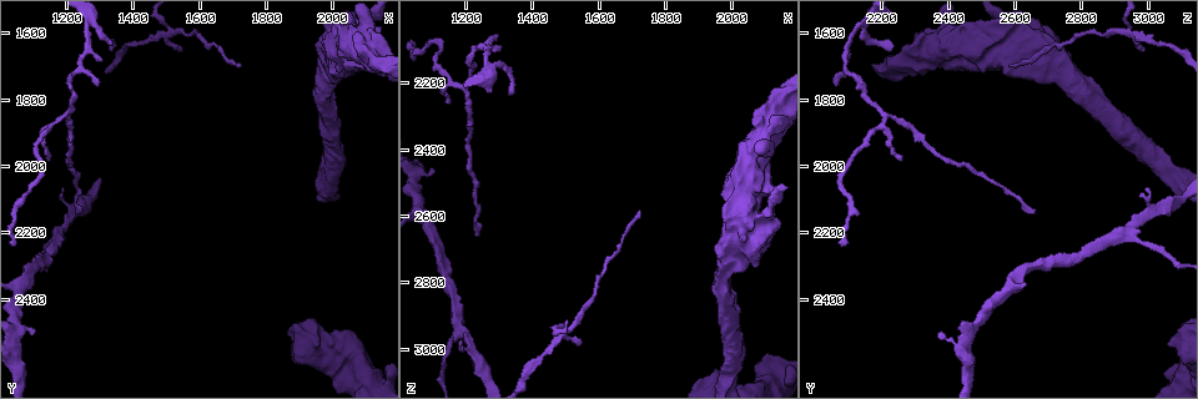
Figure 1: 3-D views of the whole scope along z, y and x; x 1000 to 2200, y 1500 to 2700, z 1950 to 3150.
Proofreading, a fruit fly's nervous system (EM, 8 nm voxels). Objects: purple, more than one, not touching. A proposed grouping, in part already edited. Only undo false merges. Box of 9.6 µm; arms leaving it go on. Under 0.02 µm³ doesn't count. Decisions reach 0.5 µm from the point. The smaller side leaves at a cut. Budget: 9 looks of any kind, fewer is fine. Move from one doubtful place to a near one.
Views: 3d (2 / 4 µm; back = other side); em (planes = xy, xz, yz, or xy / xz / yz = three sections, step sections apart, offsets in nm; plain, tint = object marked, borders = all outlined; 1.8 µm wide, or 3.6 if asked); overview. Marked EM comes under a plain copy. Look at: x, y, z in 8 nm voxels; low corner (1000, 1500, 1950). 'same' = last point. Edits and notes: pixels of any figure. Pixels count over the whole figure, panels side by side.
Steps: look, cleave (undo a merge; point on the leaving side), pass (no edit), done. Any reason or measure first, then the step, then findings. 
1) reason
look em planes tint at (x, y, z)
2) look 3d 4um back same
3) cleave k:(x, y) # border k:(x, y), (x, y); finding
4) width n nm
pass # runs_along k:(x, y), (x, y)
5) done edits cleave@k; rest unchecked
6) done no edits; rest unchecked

two arms in line, one across
look em xy step 4 tint at (1210, 1840, 2200)

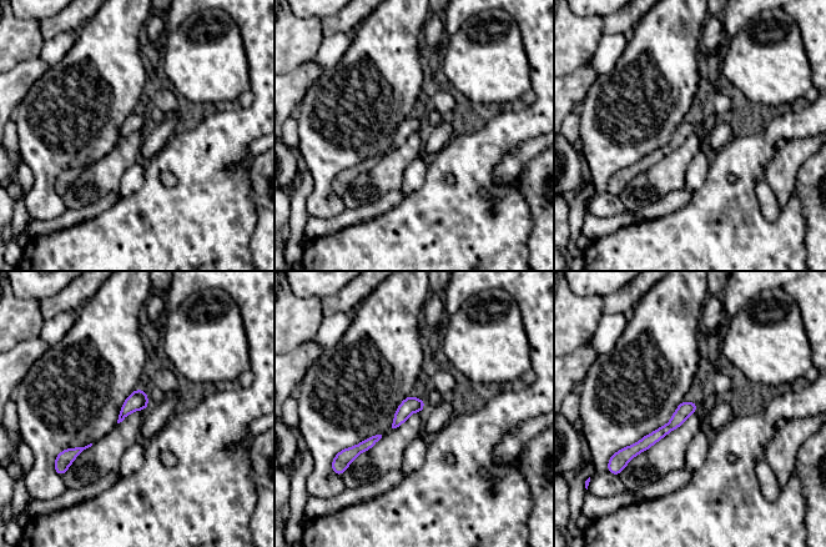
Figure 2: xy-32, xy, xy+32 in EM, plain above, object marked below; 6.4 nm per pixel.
width 100 nm
pass # runs_along 2:(694, 406), (631, 451); all the same neuron

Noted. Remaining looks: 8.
abrupt turn
look 3d 4um back at (2040, 1600, 2430)

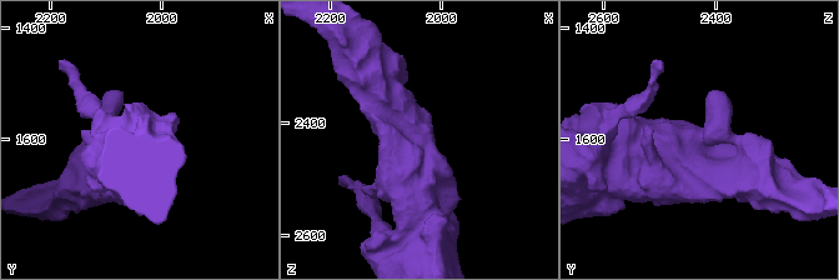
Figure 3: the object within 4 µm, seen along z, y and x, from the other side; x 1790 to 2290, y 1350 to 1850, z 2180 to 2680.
now the EM
look em xy step 16 tint at (2045, 1600, 2430)

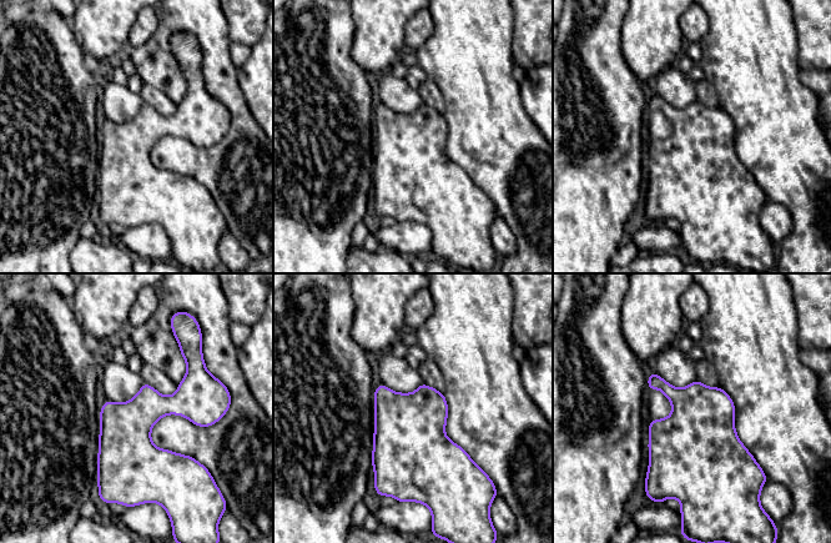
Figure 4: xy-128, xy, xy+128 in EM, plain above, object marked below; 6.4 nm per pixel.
cut it another way
look em planes tint same

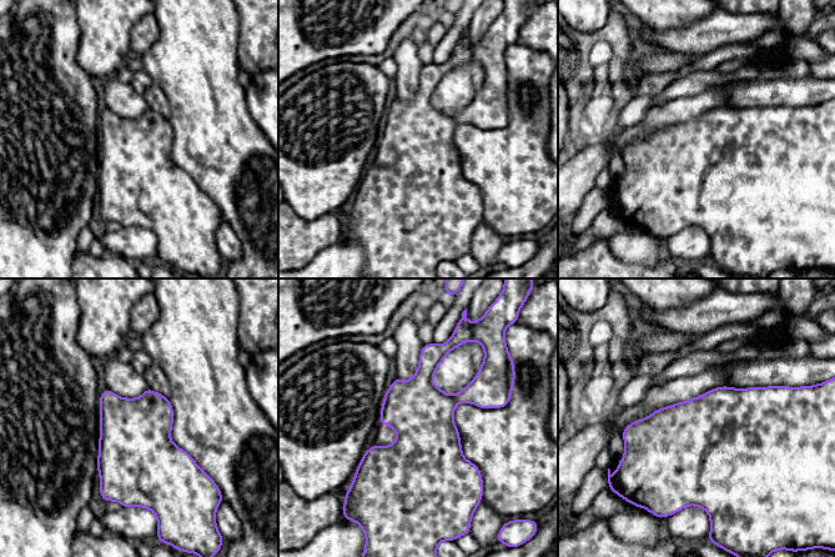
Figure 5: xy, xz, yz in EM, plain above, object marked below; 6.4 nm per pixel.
pass # all the same neuron

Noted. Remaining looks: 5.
look em planes tint at (1500, 1610, 2960)

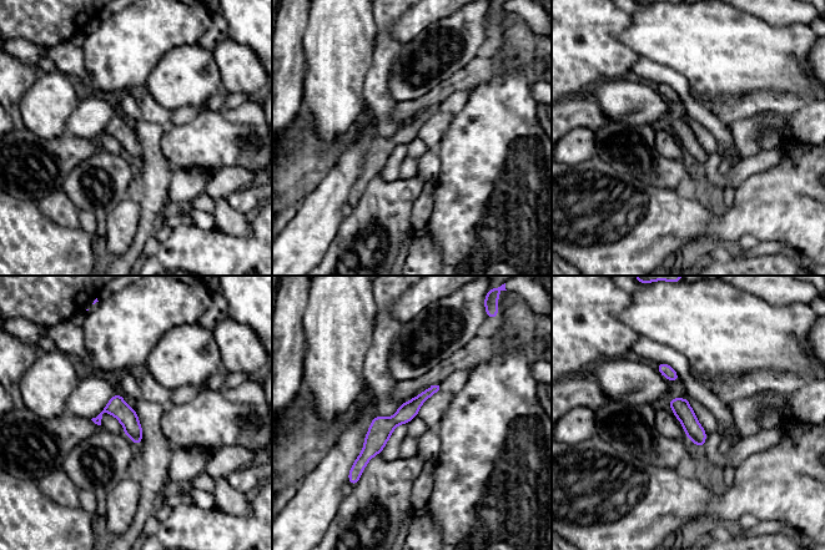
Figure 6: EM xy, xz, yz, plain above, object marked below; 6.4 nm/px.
width 120 nm
pass # all the same neuron

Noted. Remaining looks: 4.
three-way junction
look em yz step 8 tint at (1190, 2180, 2950)

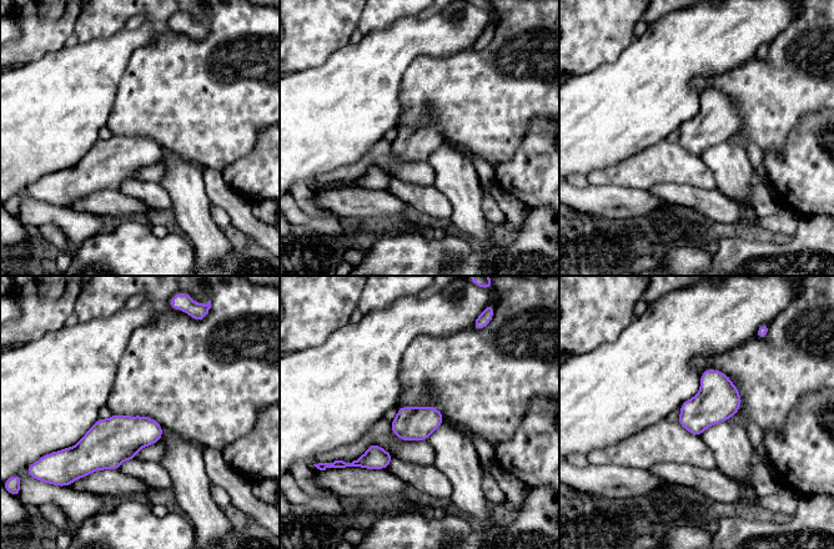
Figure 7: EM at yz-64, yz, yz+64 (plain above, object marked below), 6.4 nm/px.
cut it another way
look em planes tint same

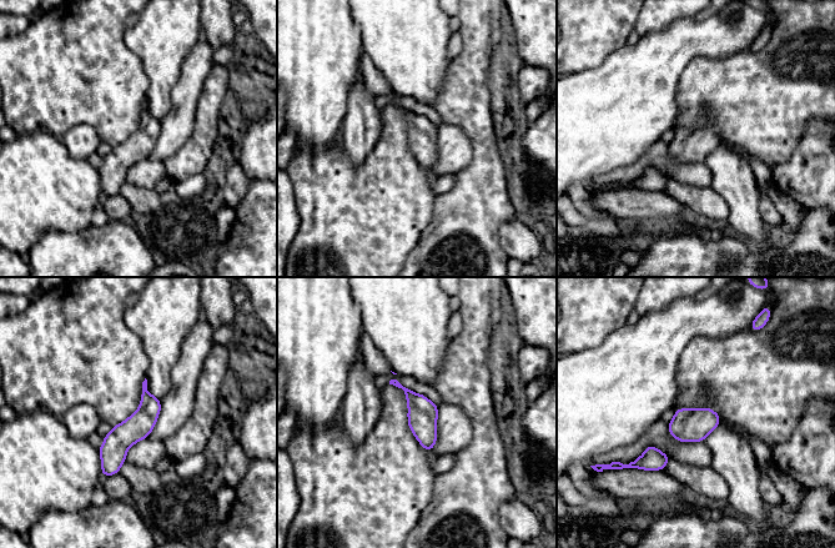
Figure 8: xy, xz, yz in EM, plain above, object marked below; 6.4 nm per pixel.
pass # runs_along 8:(145, 393), (145, 417), (105, 472); all the same neuron

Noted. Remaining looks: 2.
done no edits; rest unchecked

